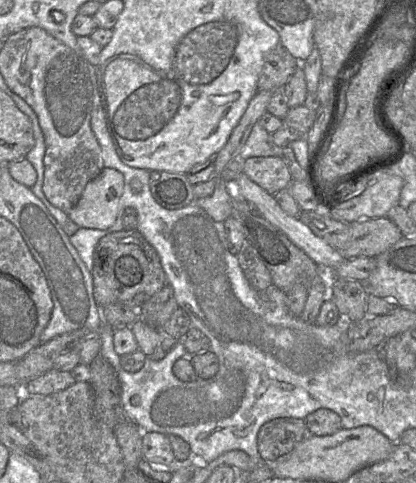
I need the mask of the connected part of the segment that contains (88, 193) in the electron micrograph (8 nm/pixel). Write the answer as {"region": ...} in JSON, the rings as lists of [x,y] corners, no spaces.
{"region":[[[103,168],[102,172],[90,181],[77,204],[67,213],[68,218],[80,228],[106,230],[116,221],[120,197],[124,189],[124,176],[114,168]]]}

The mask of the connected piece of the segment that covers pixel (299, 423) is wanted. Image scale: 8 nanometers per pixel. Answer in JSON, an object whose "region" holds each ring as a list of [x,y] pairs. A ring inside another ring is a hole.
{"region":[[[285,417],[268,421],[257,436],[261,460],[273,461],[289,453],[307,434],[305,419]]]}

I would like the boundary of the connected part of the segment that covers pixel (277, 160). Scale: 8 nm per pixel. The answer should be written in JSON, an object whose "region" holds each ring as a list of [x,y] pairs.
{"region":[[[279,156],[248,158],[244,161],[243,173],[272,195],[288,188],[293,182],[288,166]]]}

